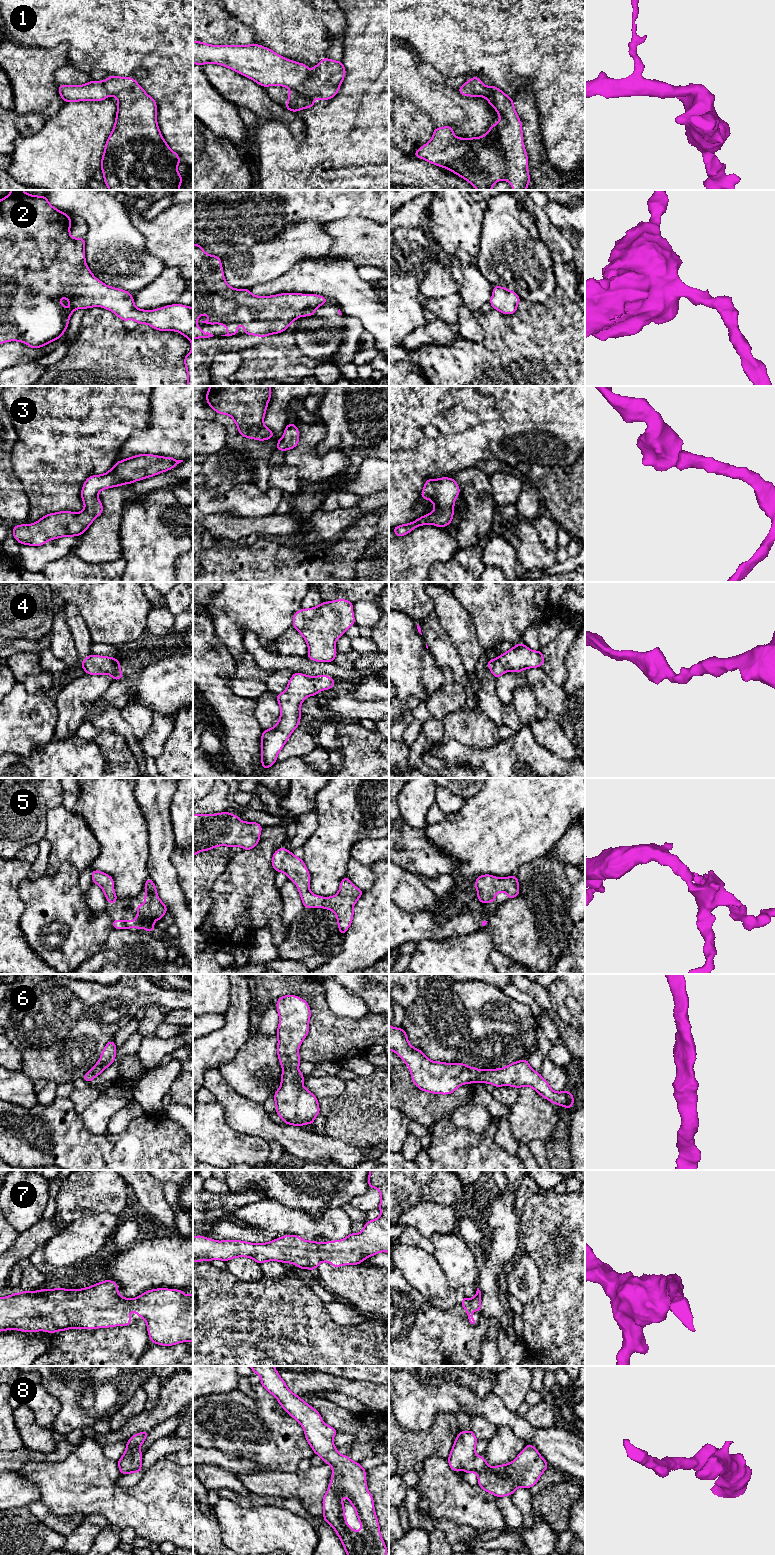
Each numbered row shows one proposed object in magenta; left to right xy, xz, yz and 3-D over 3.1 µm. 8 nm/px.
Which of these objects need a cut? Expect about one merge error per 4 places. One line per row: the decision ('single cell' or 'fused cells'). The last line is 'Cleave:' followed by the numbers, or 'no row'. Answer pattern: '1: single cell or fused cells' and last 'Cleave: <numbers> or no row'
1: single cell
2: single cell
3: single cell
4: single cell
5: single cell
6: single cell
7: single cell
8: single cell
Cleave: no row

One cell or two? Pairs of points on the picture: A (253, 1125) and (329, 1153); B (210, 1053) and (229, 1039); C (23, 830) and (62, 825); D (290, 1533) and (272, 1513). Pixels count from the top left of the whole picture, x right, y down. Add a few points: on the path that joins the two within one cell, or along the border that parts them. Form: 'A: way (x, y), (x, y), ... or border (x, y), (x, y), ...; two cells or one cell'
A: way (272, 1131), (286, 1135), (296, 1142), (310, 1147); one cell
B: way (215, 1048), (224, 1044); one cell
C: border (56, 806), (46, 814), (46, 831), (43, 837); two cells
D: way (285, 1528), (275, 1518); one cell

